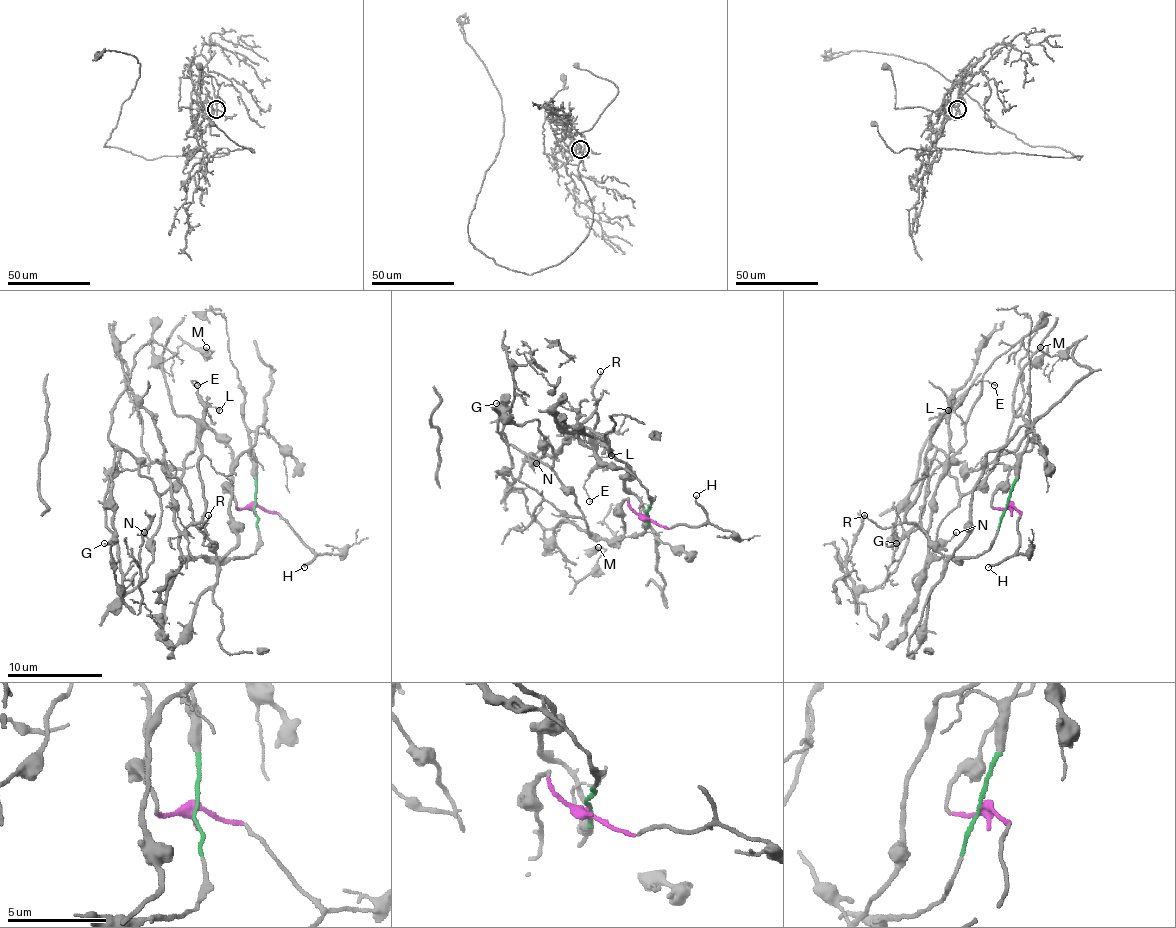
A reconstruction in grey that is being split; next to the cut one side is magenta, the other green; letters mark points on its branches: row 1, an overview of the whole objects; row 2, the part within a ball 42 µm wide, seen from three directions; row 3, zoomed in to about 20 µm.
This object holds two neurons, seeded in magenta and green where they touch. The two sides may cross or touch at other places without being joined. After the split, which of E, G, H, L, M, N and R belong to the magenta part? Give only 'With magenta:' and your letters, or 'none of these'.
With magenta: G, H, M, N

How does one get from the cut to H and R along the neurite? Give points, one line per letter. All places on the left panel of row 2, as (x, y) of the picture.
H: (255, 503), (276, 513), (310, 549), (315, 556), (303, 565), (305, 568)
R: (255, 503), (253, 553), (184, 556), (179, 537), (191, 525), (205, 525), (200, 527), (208, 515)

